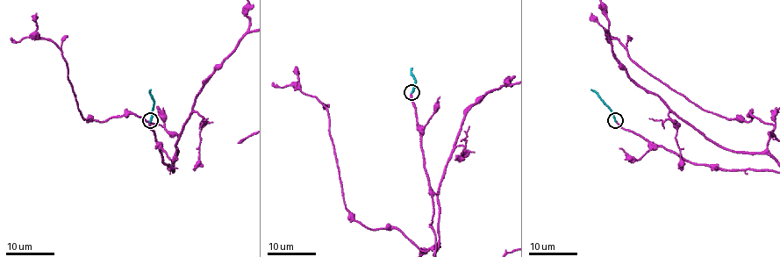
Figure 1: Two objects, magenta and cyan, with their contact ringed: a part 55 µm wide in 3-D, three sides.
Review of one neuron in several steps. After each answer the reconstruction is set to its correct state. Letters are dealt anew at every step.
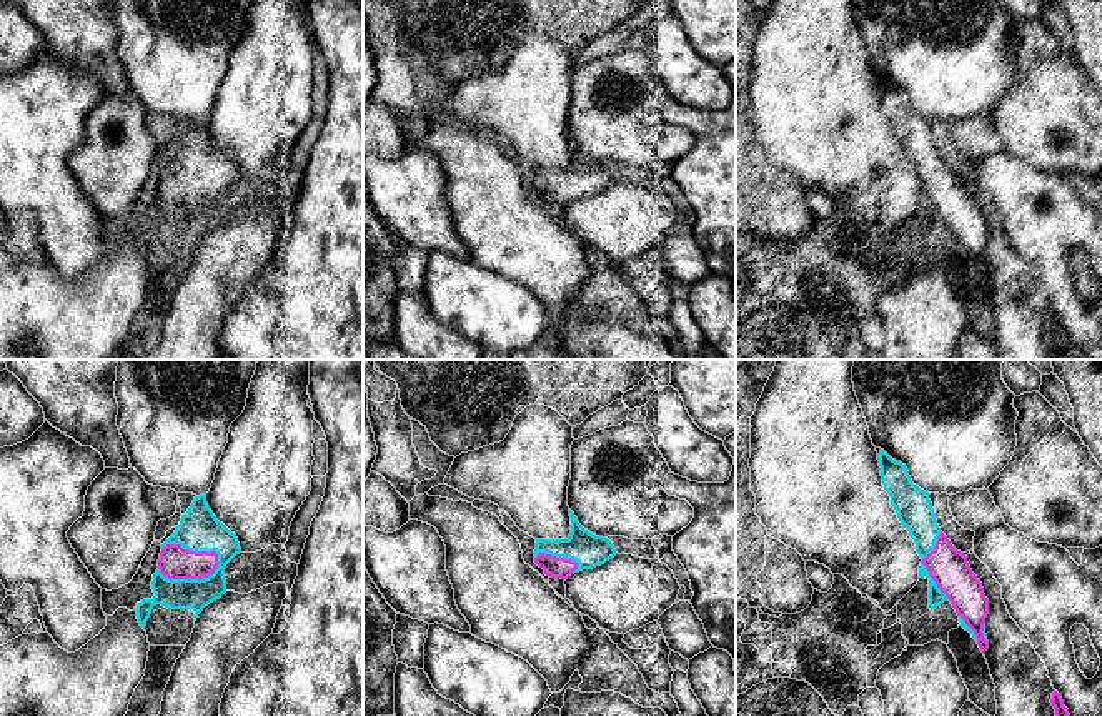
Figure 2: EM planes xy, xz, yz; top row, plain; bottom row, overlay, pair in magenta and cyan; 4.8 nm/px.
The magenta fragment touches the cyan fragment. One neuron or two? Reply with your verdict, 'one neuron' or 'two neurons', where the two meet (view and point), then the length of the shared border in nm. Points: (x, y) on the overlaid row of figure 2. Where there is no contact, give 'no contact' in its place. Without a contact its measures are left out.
one neuron | xy (193, 578) | 300 nm

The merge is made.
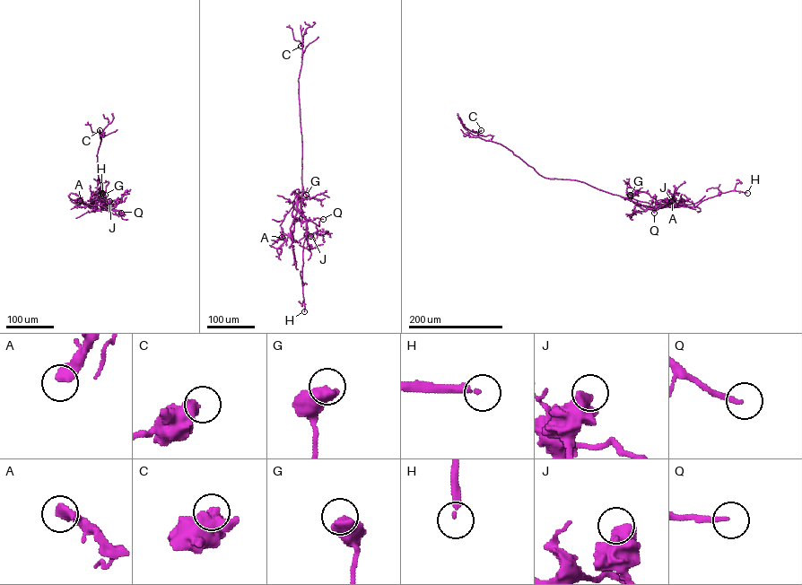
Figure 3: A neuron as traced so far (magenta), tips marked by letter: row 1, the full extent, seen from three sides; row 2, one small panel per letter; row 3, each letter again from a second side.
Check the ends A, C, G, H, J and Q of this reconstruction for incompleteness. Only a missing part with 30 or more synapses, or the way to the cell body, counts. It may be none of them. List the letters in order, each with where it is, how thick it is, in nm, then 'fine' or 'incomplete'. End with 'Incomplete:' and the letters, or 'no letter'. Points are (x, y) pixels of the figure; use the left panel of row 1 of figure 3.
A: at (80, 200); 440 nm thick; incomplete
C: at (100, 130); 650 nm thick; fine
G: at (105, 195); 650 nm thick; fine
H: at (102, 193); 240 nm thick; incomplete
J: at (109, 201); 550 nm thick; fine
Q: at (121, 213); 170 nm thick; fine
Incomplete: A, H

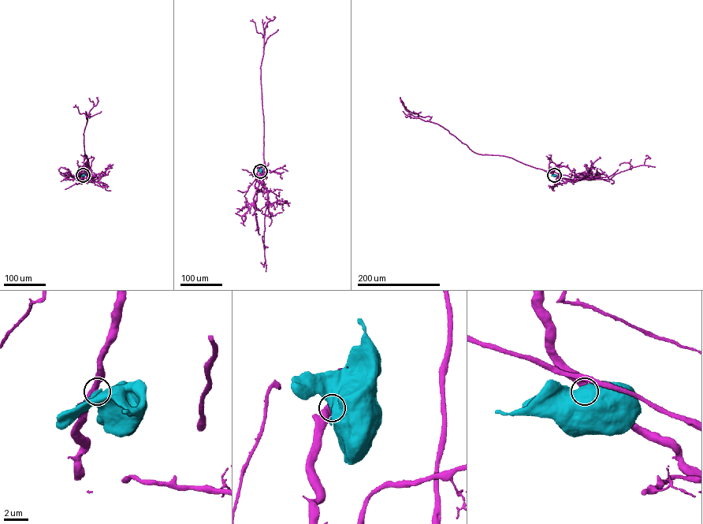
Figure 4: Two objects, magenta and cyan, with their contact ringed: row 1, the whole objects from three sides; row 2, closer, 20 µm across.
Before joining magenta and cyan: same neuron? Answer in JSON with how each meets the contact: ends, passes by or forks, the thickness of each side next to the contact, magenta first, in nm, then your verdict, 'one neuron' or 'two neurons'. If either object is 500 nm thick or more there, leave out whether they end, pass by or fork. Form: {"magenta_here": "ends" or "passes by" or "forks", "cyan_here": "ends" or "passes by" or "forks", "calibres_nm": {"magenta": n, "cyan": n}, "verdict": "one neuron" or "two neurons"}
{"calibres_nm": {"magenta": 550, "cyan": 550}, "verdict": "two neurons"}

